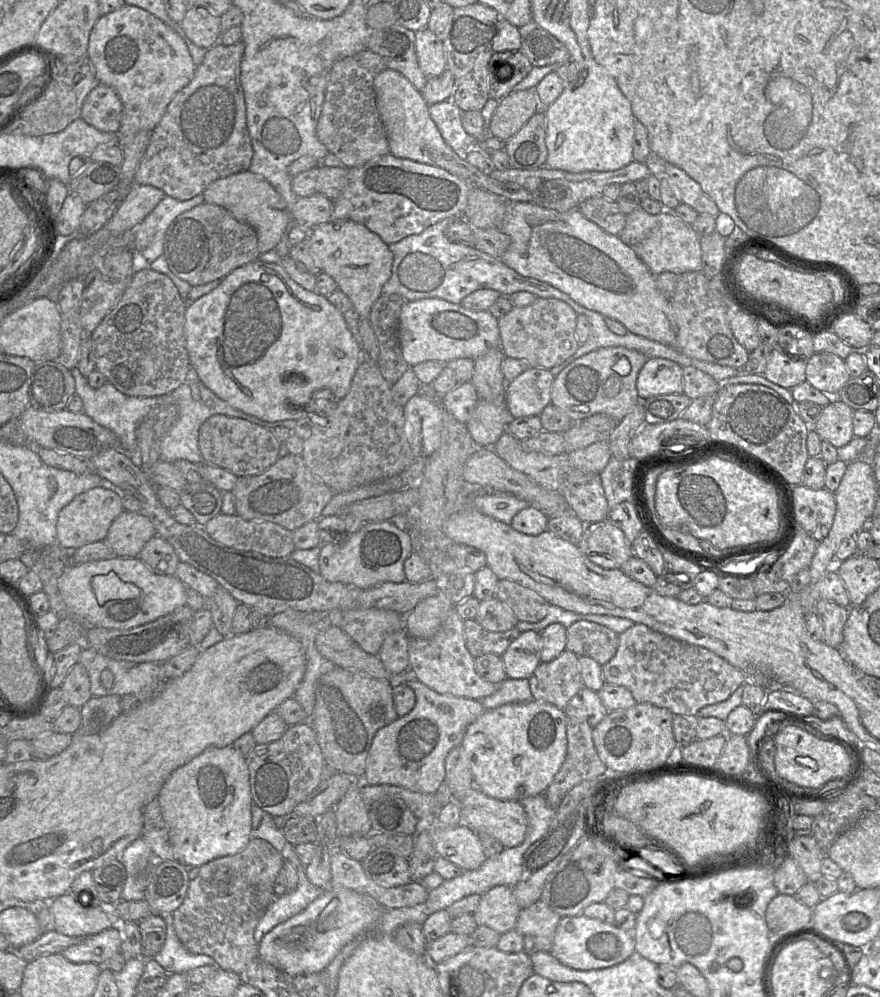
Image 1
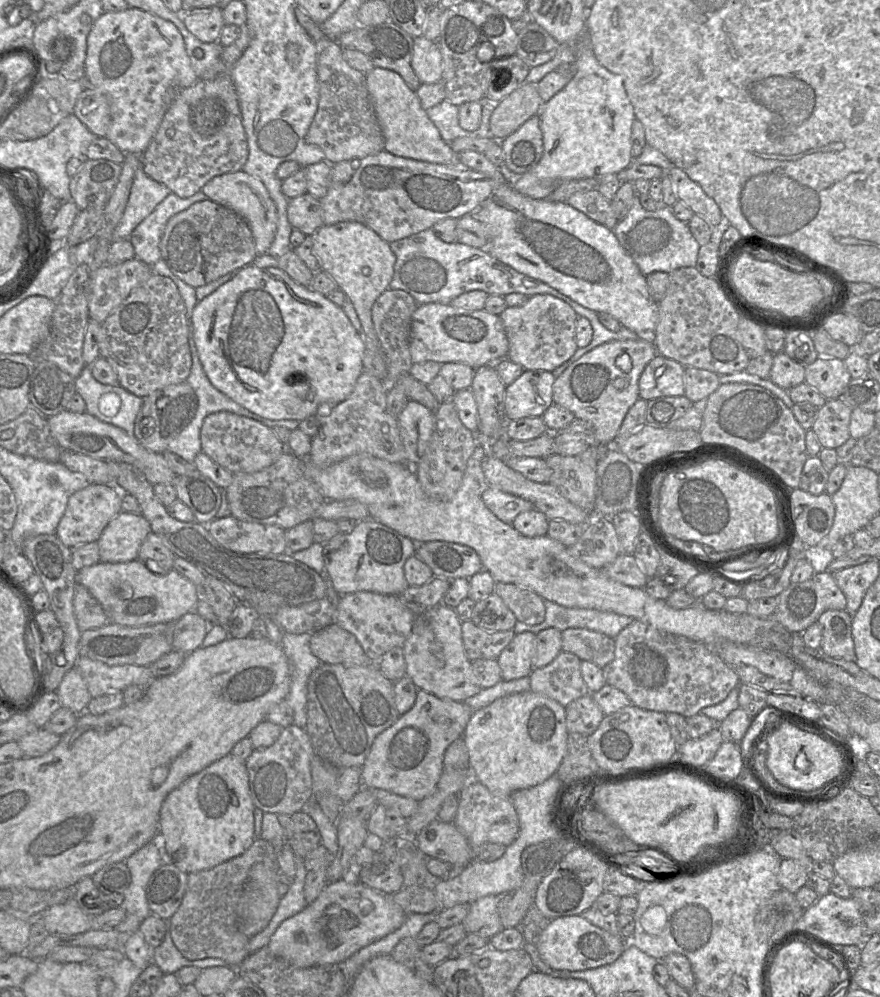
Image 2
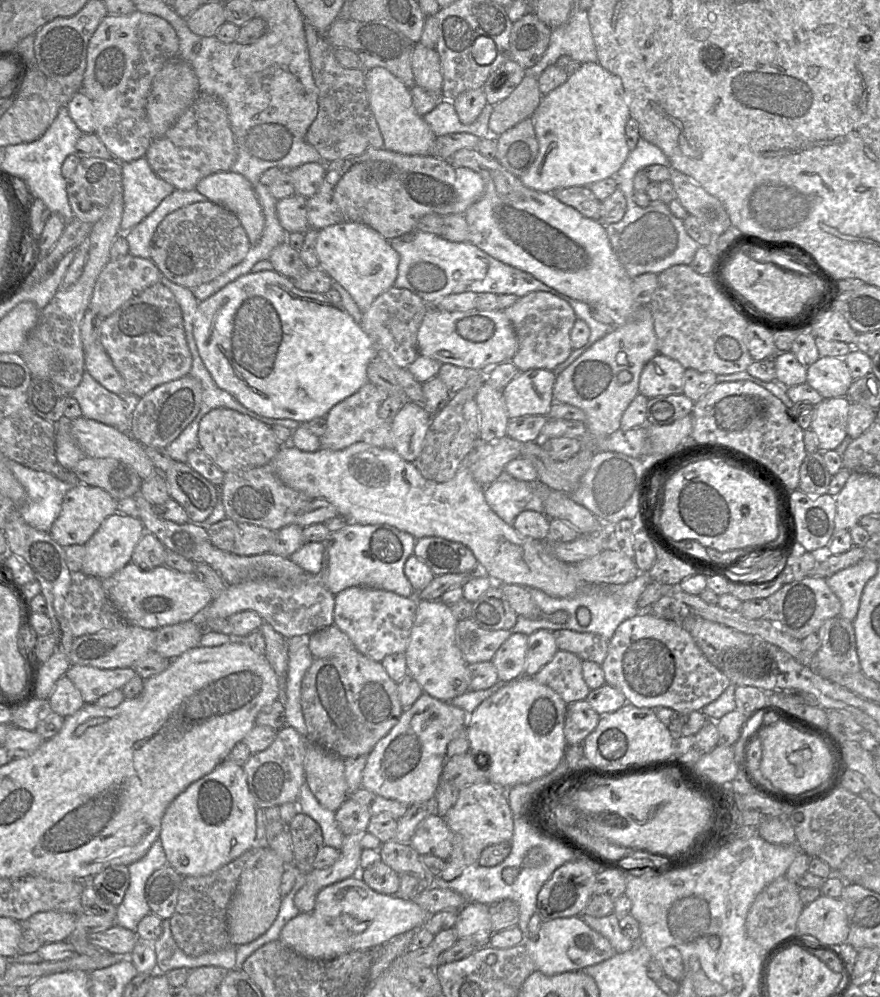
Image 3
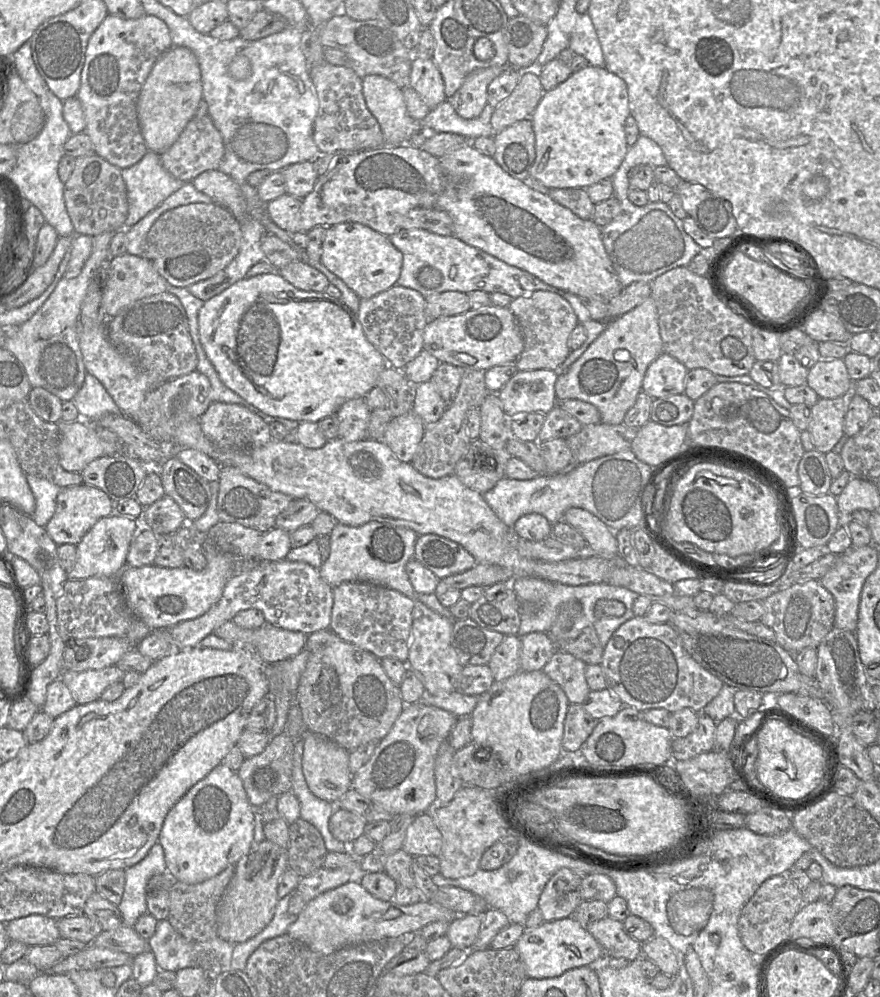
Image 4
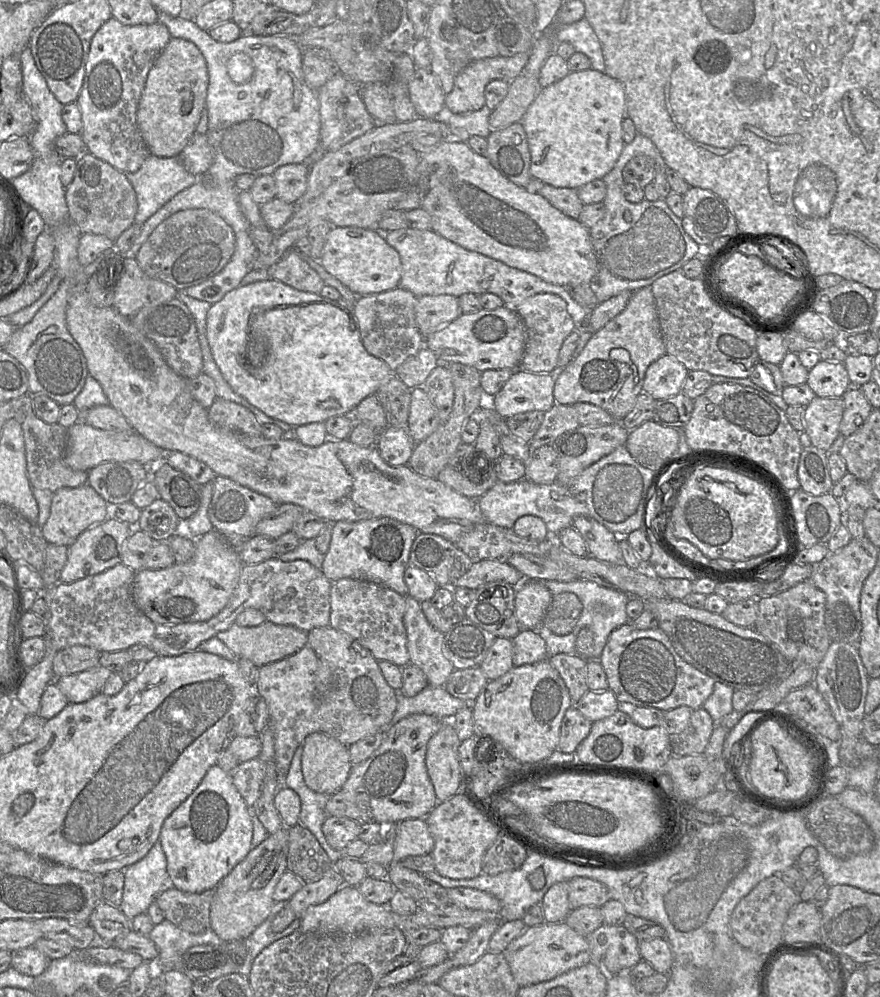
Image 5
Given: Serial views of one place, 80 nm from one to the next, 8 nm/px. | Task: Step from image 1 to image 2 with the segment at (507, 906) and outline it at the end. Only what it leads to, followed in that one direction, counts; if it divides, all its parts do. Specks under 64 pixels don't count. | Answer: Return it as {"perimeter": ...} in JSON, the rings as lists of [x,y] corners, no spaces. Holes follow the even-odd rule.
{"perimeter":[[[485,896],[471,903],[462,925],[467,934],[474,933],[486,939],[501,932],[504,927],[498,913],[497,896]]]}

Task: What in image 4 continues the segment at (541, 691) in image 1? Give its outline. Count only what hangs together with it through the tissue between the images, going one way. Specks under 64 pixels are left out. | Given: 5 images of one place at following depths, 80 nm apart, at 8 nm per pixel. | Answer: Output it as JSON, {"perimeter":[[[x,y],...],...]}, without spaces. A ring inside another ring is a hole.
{"perimeter":[[[556,651],[542,671],[564,691],[569,704],[582,704],[590,692],[585,679],[586,663],[574,657],[572,654]]]}

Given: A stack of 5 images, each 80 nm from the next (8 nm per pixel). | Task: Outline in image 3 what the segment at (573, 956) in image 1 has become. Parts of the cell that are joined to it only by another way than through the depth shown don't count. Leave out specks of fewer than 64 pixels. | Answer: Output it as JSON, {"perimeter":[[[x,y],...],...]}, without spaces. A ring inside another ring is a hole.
{"perimeter":[[[581,916],[544,920],[534,937],[522,943],[532,959],[535,970],[545,975],[581,970],[612,958],[616,952],[610,942],[590,928]]]}

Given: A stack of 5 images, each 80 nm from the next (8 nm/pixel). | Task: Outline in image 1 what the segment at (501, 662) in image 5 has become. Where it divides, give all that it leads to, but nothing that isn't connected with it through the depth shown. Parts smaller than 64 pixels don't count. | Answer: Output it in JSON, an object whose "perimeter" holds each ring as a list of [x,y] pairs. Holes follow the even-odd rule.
{"perimeter":[[[522,632],[501,655],[507,678],[529,679],[541,663],[540,654],[540,633]]]}

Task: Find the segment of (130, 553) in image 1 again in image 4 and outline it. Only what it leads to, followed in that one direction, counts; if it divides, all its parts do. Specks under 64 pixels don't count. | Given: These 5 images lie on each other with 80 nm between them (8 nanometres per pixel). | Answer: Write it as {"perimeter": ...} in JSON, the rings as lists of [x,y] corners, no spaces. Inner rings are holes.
{"perimeter":[[[112,513],[101,518],[83,536],[76,548],[76,561],[68,579],[85,579],[88,577],[116,577],[127,566],[126,558],[130,543],[141,528],[139,520]]]}

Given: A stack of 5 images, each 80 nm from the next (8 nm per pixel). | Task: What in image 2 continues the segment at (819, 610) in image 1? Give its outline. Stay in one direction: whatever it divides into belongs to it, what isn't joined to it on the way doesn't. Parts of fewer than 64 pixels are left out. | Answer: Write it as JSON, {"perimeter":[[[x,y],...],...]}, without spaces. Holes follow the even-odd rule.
{"perimeter":[[[826,610],[818,623],[822,628],[820,649],[828,656],[847,661],[856,660],[852,636],[852,617],[846,610]]]}

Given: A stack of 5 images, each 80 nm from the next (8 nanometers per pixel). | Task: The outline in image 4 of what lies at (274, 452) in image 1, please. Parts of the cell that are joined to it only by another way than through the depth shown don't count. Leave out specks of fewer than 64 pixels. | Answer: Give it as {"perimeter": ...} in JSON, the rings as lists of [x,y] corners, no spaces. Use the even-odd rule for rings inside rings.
{"perimeter":[[[213,402],[199,419],[204,435],[219,450],[249,453],[272,440],[269,424],[241,405]]]}

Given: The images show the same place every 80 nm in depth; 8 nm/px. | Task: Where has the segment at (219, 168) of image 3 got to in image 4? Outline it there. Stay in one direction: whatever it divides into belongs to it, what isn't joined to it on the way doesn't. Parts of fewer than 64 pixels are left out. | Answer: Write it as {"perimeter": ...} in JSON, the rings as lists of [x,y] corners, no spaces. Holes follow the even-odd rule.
{"perimeter":[[[208,114],[195,115],[185,126],[173,145],[162,153],[160,161],[165,170],[175,178],[191,183],[200,174],[217,170],[224,156],[224,143],[220,132]]]}

